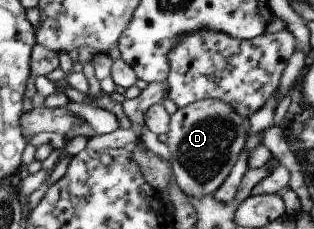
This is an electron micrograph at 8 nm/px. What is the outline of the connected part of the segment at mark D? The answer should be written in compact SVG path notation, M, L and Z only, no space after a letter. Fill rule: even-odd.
M213 98L178 107L169 126L166 143L172 152L174 174L183 192L191 198L214 195L223 186L246 149L252 127L234 106Z

